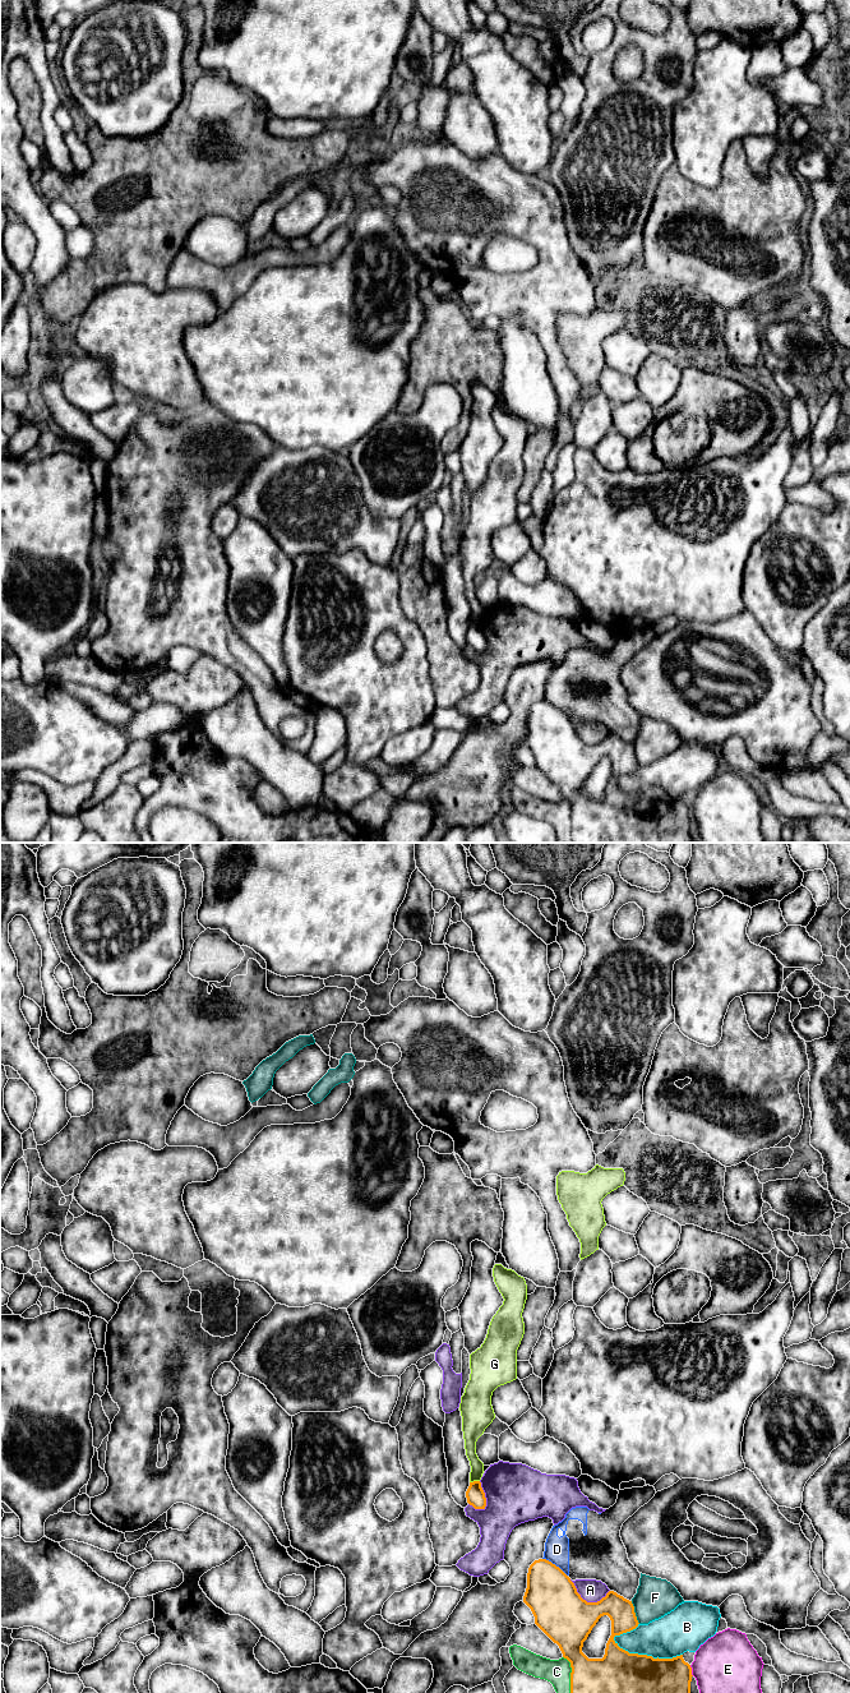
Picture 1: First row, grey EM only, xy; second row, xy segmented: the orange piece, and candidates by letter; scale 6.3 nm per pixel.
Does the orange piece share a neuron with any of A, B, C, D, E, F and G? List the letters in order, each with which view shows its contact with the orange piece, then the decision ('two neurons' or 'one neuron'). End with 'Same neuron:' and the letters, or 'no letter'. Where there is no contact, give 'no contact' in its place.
A: contact in xy; two neurons
B: contact in xy; two neurons
C: contact in xy; two neurons
D: contact in xy; two neurons
E: contact in xy; two neurons
F: contact in xy; two neurons
G: contact in xy; two neurons
Same neuron: no letter

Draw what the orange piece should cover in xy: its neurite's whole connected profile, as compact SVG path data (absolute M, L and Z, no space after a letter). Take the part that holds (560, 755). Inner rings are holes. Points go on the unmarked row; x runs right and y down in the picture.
M546 701L535 702L527 715L523 744L531 751L535 766L559 788L563 799L570 804L570 838L573 843L688 843L690 838L692 809L683 797L673 801L653 801L647 797L629 795L614 783L615 778L638 769L632 743L609 733L597 744L587 744L577 734L570 720ZM608 757L611 778L602 801L588 801L583 794L587 781L599 761Z

